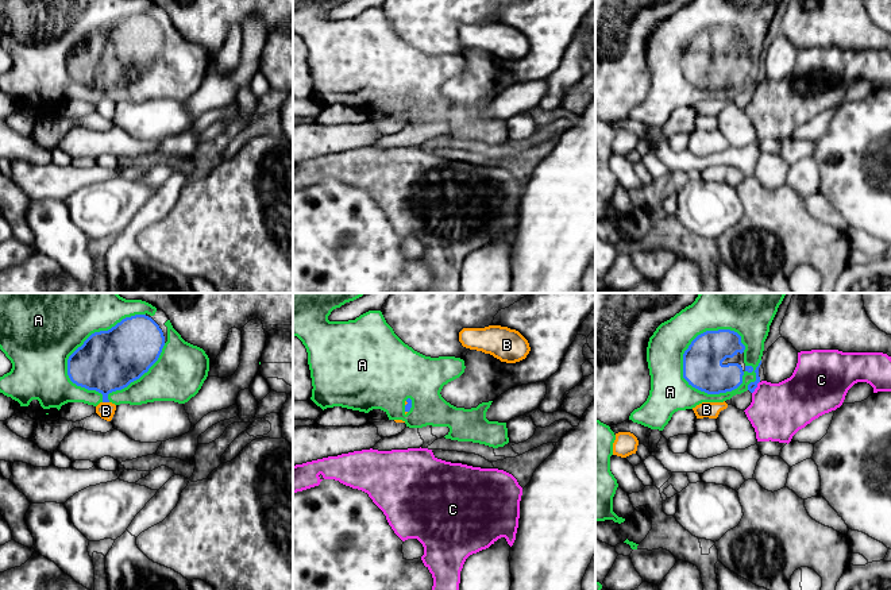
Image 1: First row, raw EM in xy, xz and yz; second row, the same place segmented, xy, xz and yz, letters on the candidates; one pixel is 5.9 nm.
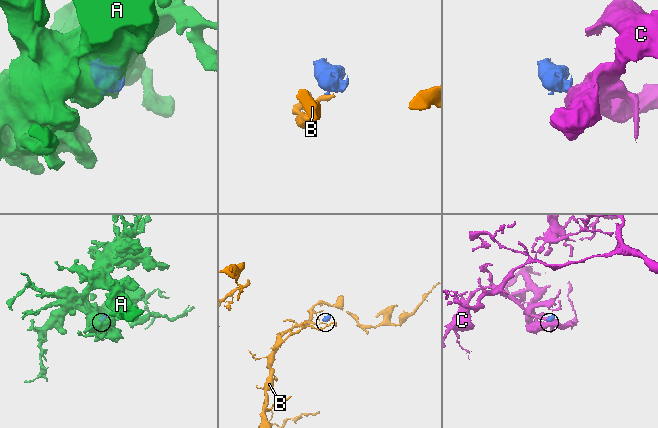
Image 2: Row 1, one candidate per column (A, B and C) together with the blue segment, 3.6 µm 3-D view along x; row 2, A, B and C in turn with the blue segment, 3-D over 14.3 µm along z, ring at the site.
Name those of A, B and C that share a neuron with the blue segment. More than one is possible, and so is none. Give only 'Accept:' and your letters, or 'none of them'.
Accept: A

